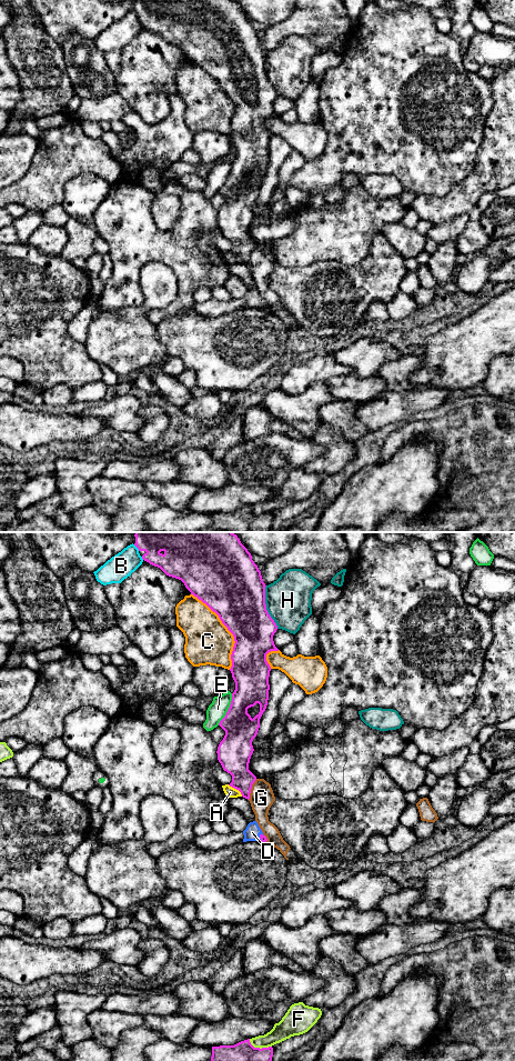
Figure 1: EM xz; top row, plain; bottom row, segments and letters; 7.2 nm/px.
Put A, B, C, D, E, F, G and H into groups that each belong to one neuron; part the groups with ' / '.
A / B / C / D / E / F / G / H

